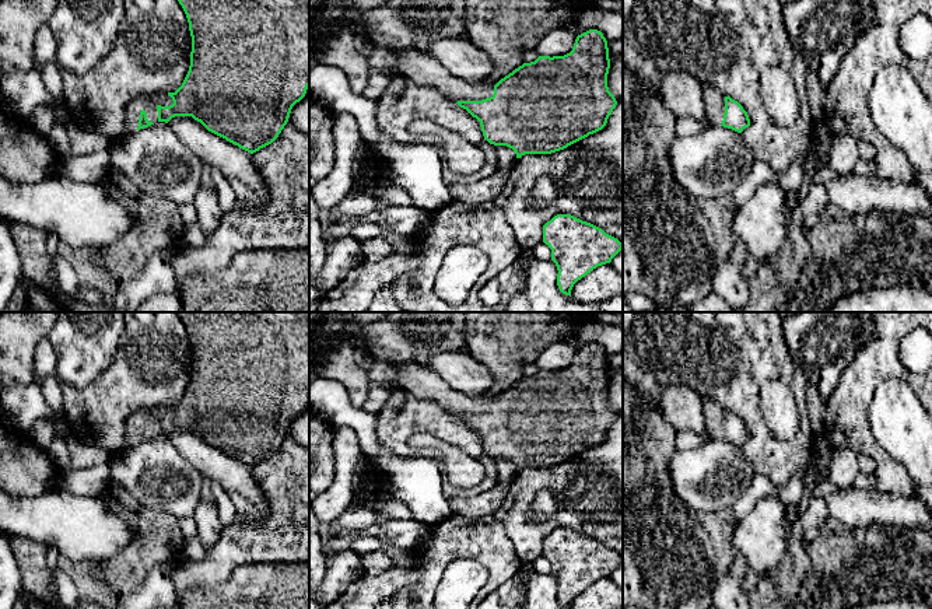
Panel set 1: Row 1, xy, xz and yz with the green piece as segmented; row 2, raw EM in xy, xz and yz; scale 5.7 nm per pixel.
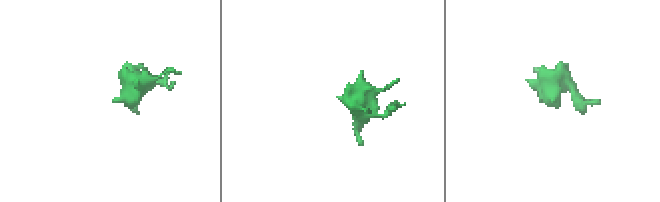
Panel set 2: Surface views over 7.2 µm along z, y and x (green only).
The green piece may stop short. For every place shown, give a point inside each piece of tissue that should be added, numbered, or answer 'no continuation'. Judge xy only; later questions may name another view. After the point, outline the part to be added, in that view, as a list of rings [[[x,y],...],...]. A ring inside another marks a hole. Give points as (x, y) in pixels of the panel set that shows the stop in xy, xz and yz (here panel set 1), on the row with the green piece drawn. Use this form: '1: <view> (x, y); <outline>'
1: xy (149, 102); [[[155,92],[140,95],[132,99],[125,111],[123,111],[123,120],[126,132],[132,133],[136,132],[139,127],[140,112],[144,109],[147,113],[147,119],[153,123],[158,122],[158,111],[157,106],[169,106],[174,101],[168,95],[168,92]]]

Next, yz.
1: yz (714, 100); [[[702,85],[702,98],[707,111],[707,125],[721,126],[725,113],[725,95],[712,85]]]

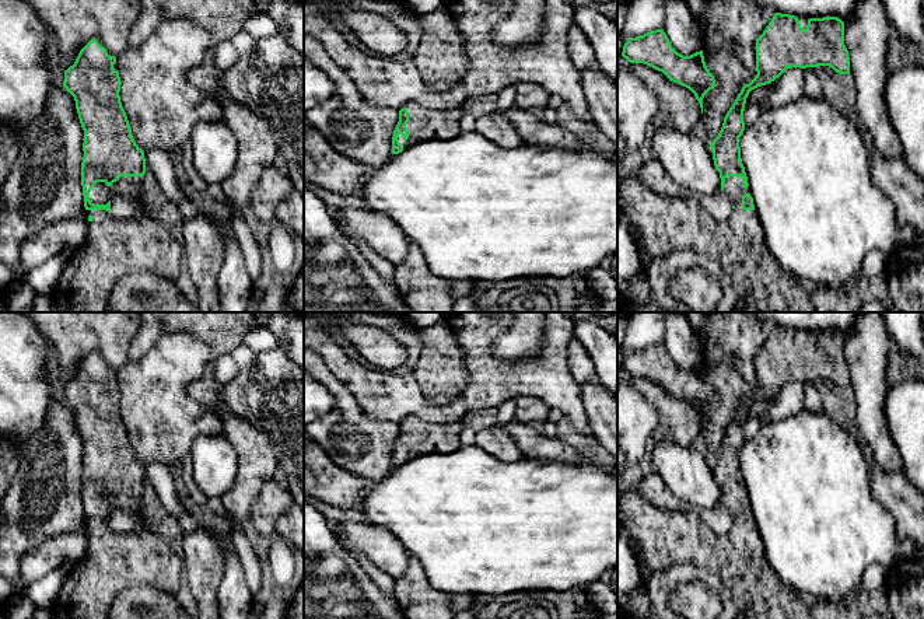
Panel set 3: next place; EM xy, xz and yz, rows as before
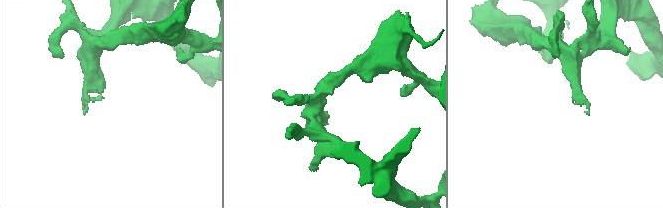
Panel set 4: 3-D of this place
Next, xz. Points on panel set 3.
1: xz (423, 123); [[[407,102],[403,108],[409,112],[409,139],[405,141],[399,134],[398,140],[403,150],[426,140],[449,140],[461,133],[459,122],[466,111],[462,106],[433,111],[417,102]]]

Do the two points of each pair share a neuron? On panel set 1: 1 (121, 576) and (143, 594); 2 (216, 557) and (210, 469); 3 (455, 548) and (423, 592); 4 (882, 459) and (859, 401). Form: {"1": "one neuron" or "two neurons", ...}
{"1": "two neurons", "2": "two neurons", "3": "one neuron", "4": "one neuron"}

